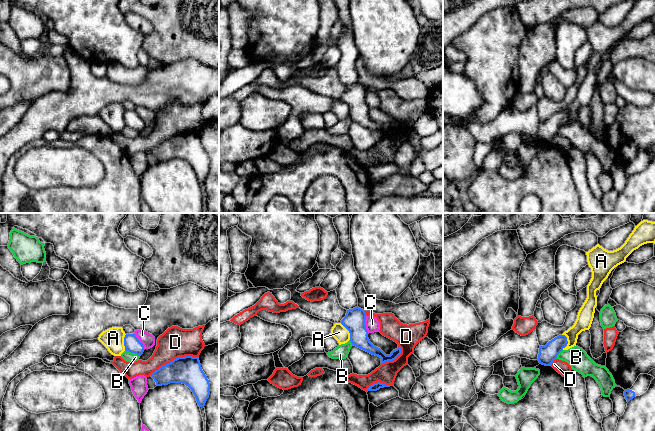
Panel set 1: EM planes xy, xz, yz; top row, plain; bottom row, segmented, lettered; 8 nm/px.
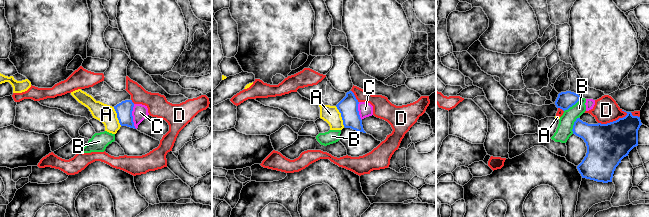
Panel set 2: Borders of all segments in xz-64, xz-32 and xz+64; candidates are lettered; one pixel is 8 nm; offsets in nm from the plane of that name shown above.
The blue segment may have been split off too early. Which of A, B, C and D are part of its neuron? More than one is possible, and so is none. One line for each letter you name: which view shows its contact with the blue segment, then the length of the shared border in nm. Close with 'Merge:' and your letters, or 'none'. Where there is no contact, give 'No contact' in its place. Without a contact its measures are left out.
Merge: none

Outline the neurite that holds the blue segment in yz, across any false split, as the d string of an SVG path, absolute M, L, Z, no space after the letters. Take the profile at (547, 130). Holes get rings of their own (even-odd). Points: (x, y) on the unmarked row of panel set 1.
M559 111L549 117L545 122L540 122L538 137L545 142L552 141L557 131L567 122L568 117L565 111Z

